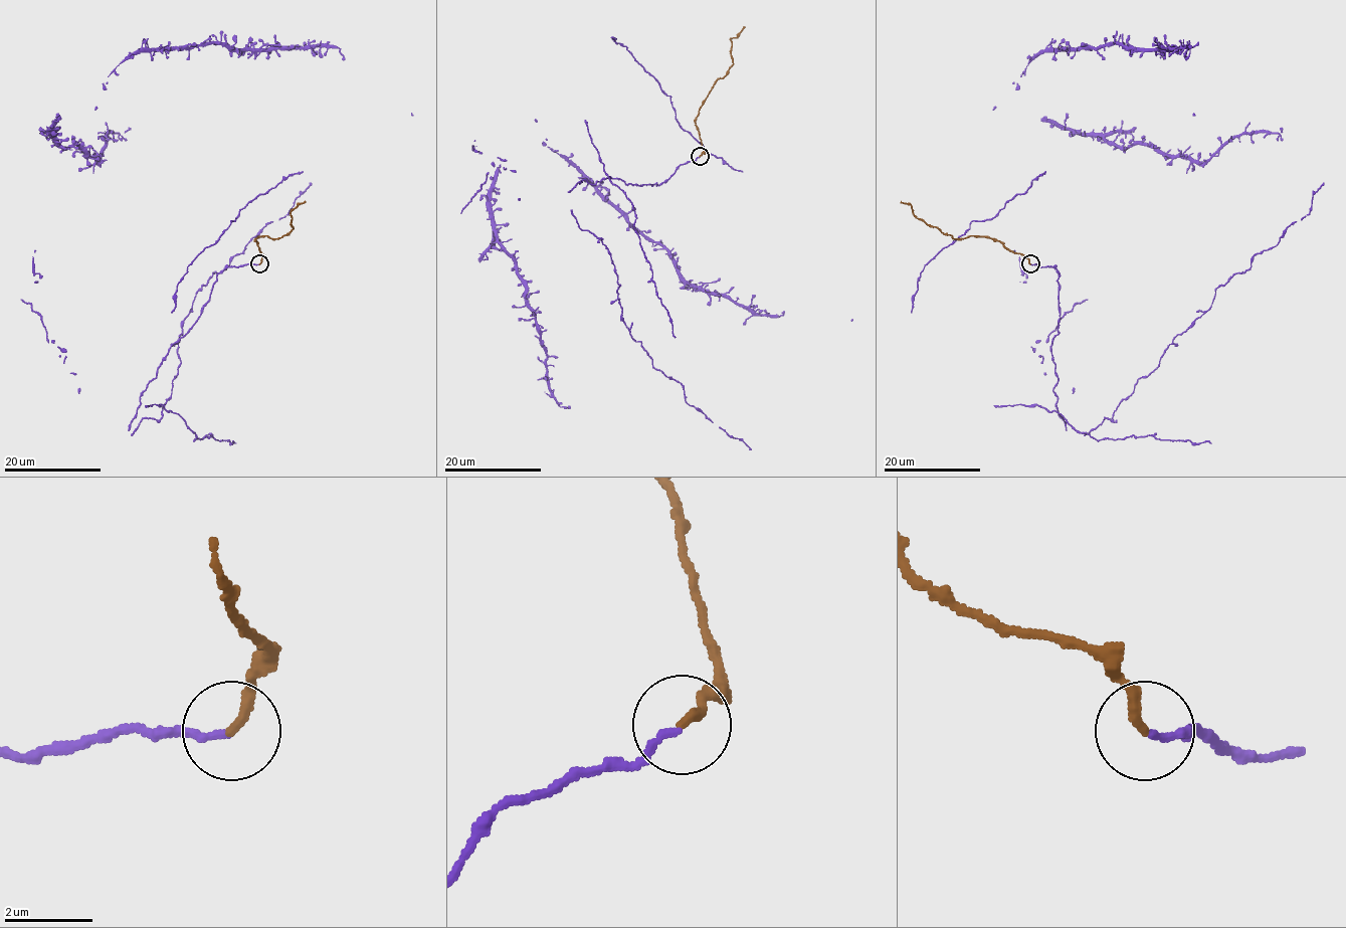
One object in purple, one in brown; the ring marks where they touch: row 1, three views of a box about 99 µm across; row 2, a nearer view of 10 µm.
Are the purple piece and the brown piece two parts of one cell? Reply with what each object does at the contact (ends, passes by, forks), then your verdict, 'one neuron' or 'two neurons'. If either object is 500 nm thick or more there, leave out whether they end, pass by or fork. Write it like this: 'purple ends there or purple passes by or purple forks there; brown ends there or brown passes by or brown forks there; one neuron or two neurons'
purple ends there; brown ends there; one neuron

